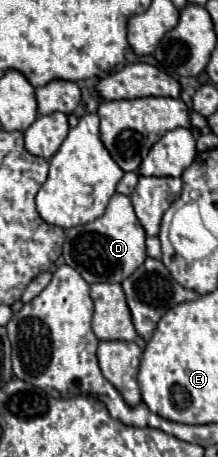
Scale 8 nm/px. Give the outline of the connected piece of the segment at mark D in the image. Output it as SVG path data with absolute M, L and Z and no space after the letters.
M113 195L105 215L101 215L93 223L67 229L65 235L65 263L73 267L87 283L121 283L147 259L145 231L127 195Z

